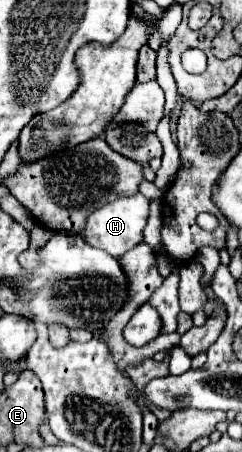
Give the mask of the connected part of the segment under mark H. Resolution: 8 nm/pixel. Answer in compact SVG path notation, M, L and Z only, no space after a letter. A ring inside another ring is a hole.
M136 193L132 197L120 197L88 215L88 223L82 237L90 247L104 249L114 257L122 257L126 251L130 251L144 239L144 227L148 223L148 215L150 215L150 199L146 199L142 193Z

